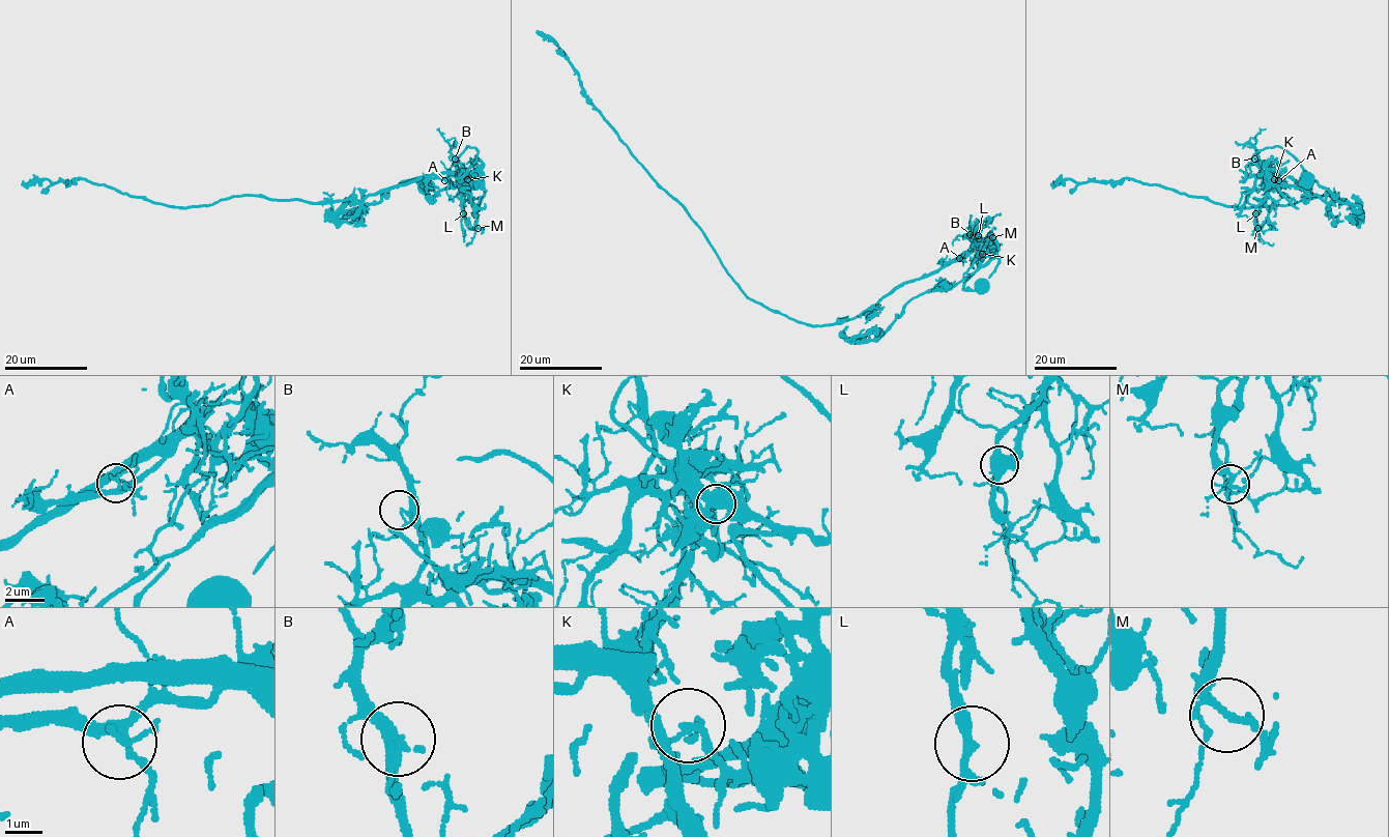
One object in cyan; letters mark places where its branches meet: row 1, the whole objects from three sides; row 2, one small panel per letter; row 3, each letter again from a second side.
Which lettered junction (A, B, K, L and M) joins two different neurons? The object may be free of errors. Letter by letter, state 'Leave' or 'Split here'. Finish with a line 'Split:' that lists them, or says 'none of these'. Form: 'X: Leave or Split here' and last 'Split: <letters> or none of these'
A: Leave
B: Leave
K: Split here
L: Leave
M: Leave
Split: K

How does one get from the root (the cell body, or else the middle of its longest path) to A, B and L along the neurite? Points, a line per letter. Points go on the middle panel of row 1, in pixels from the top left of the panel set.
A: (982, 288), (963, 289), (963, 284), (980, 264), (991, 241), (991, 232), (962, 259), (959, 258)
B: (982, 288), (963, 289), (963, 284), (980, 264), (992, 234), (990, 231), (978, 243), (970, 238), (970, 234)
L: (982, 288), (963, 289), (992, 238), (990, 231), (974, 246), (978, 235)

